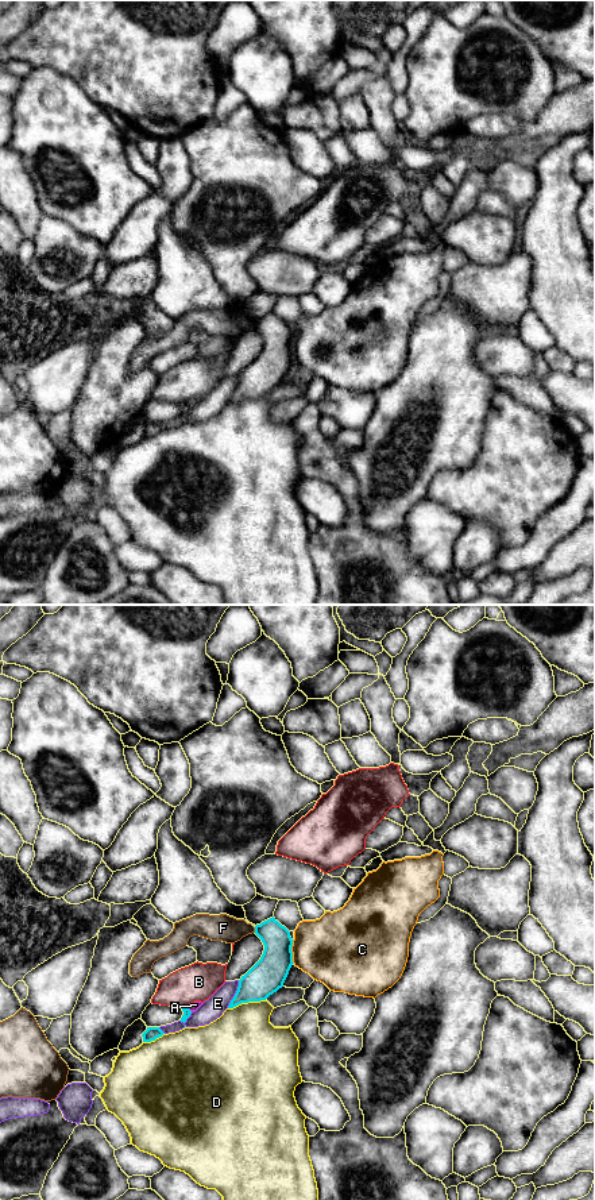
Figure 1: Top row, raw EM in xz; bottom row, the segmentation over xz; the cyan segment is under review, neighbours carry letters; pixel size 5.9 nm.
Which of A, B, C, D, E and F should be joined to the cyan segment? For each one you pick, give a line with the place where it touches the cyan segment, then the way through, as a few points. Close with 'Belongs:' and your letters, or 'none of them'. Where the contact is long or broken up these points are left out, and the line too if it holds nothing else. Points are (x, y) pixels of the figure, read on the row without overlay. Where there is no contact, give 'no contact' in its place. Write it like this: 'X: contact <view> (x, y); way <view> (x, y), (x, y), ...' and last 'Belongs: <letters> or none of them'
Belongs: none of them

